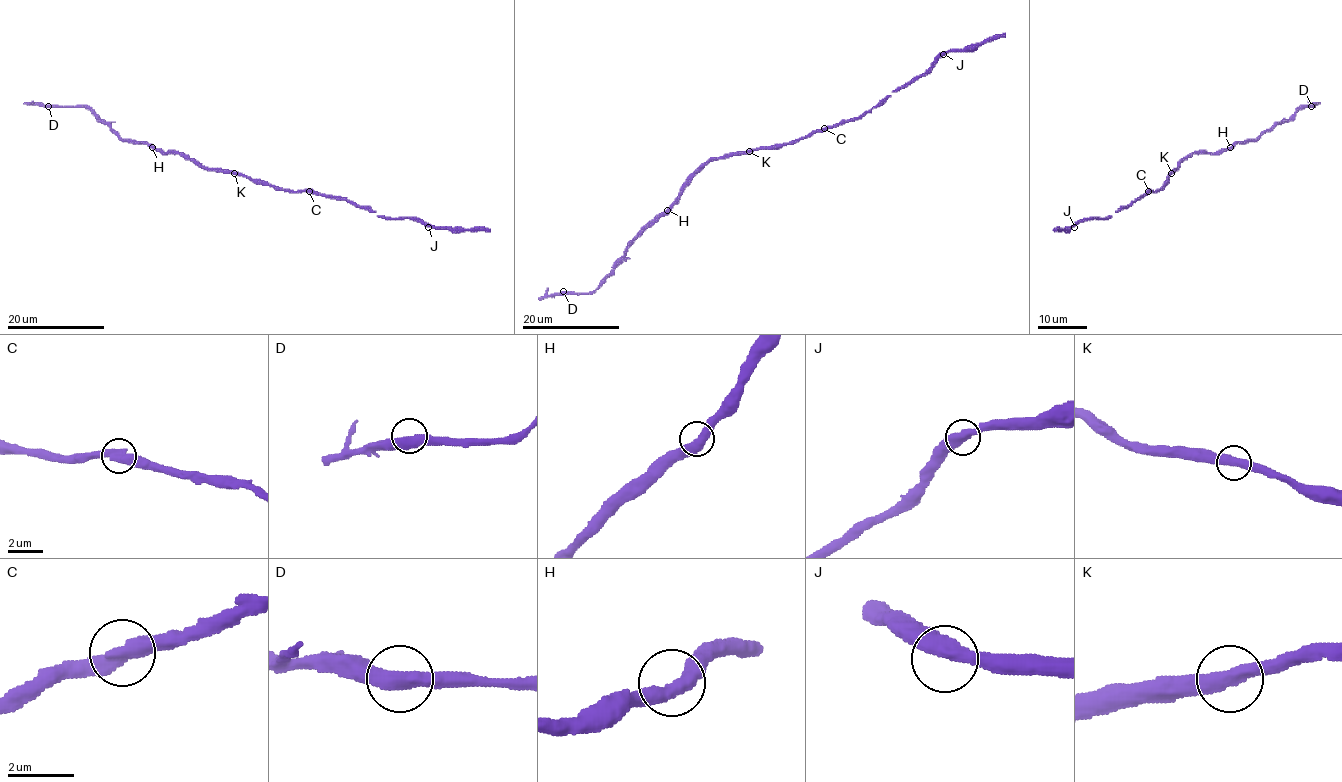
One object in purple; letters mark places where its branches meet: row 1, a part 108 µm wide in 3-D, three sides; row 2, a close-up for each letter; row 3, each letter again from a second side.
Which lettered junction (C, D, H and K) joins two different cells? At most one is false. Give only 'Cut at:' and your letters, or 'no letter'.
Cut at: no letter

